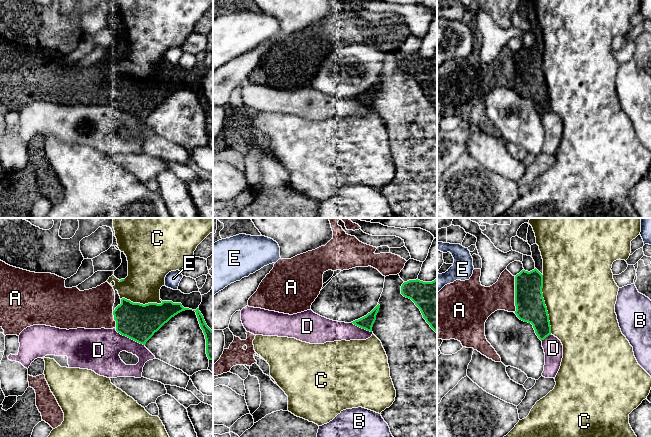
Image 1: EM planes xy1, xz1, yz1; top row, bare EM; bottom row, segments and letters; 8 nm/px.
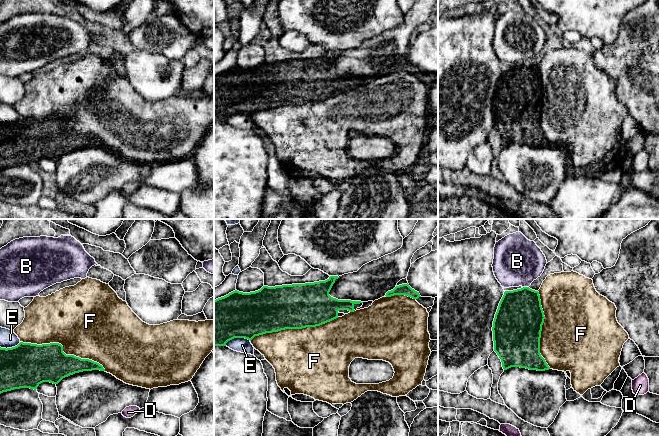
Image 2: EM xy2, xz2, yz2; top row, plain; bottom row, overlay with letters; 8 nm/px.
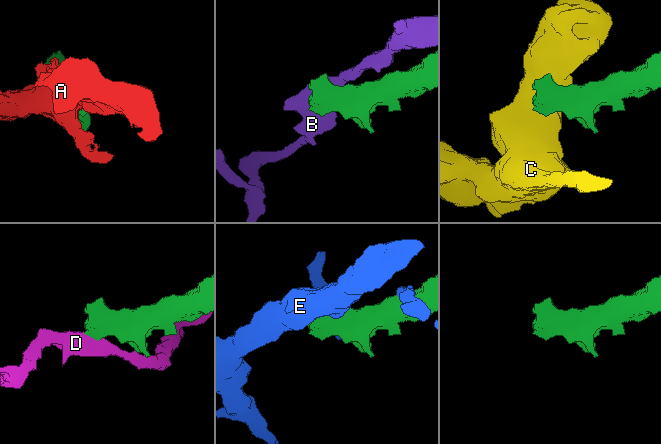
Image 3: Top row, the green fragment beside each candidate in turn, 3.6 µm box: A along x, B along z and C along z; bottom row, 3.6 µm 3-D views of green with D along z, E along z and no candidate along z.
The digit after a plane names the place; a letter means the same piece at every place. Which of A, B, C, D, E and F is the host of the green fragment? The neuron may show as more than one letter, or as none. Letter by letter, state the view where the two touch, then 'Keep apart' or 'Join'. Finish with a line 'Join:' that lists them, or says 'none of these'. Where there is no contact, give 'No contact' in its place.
A: Touches green in yz1. Join
B: Touches green in yz2. Keep apart
C: Touches green in yz1. Keep apart
D: Touches green in xy1. Keep apart
E: Touches green in xz2. Keep apart
F: Touches green in xy2. Keep apart
Join: A

